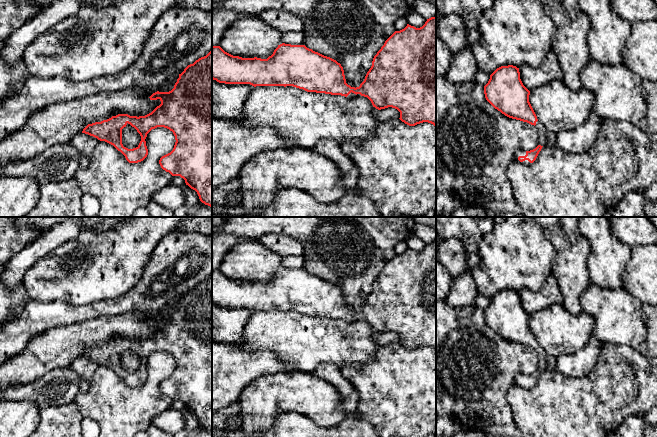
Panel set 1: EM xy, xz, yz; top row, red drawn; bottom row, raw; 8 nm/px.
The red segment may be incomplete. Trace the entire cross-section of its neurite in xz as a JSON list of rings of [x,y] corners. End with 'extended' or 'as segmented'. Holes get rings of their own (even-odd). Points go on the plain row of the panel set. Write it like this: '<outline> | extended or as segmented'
[[[436,241],[416,252],[407,250],[395,255],[374,280],[372,290],[359,311],[346,307],[343,291],[305,269],[282,267],[267,283],[242,282],[212,270],[212,303],[225,308],[256,310],[293,310],[307,316],[341,319],[348,322],[367,321],[378,334],[392,331],[400,336],[400,344],[409,350],[428,346],[436,351]]] | extended

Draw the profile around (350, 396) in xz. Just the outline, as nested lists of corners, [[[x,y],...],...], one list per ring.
[[[321,363],[312,373],[332,384],[340,393],[343,404],[341,410],[351,413],[358,411],[359,394],[353,385],[343,377],[339,366],[330,363]]]

